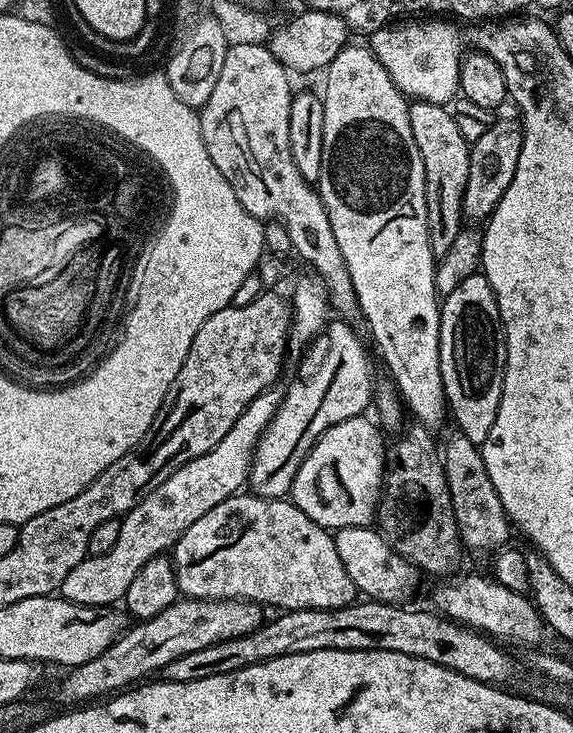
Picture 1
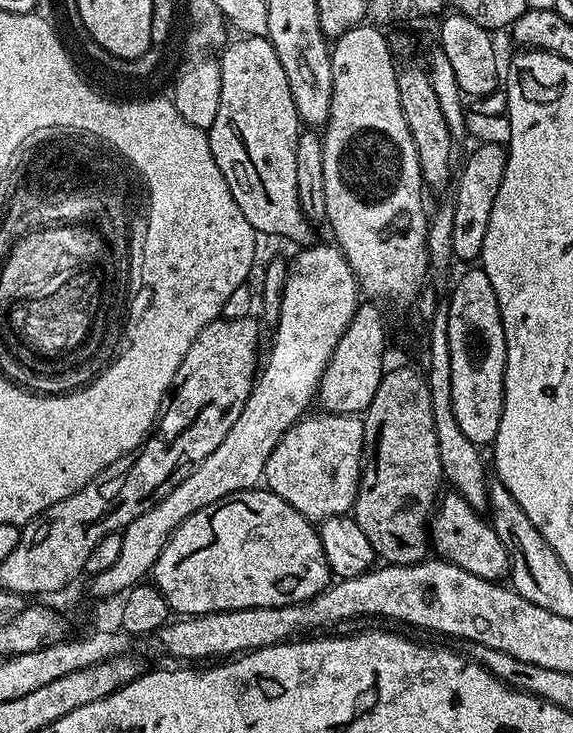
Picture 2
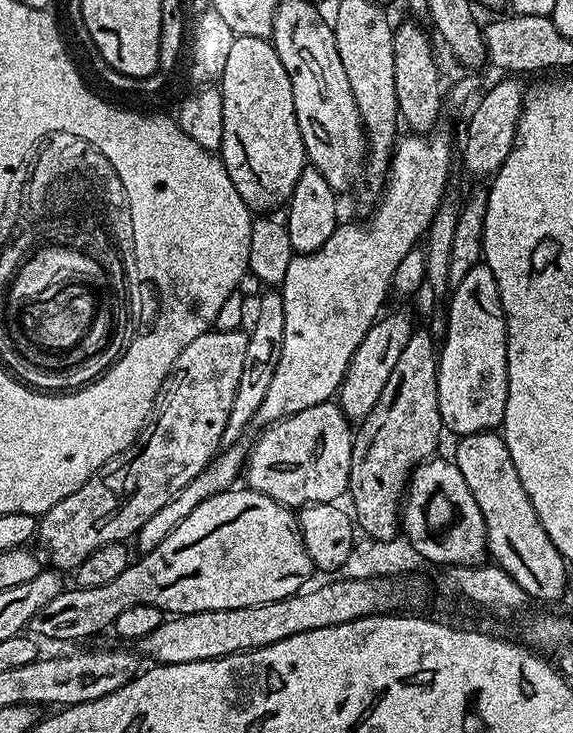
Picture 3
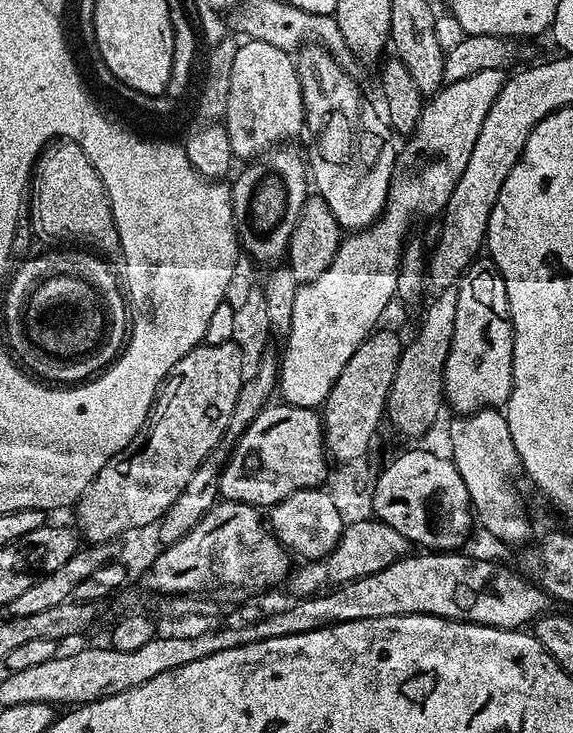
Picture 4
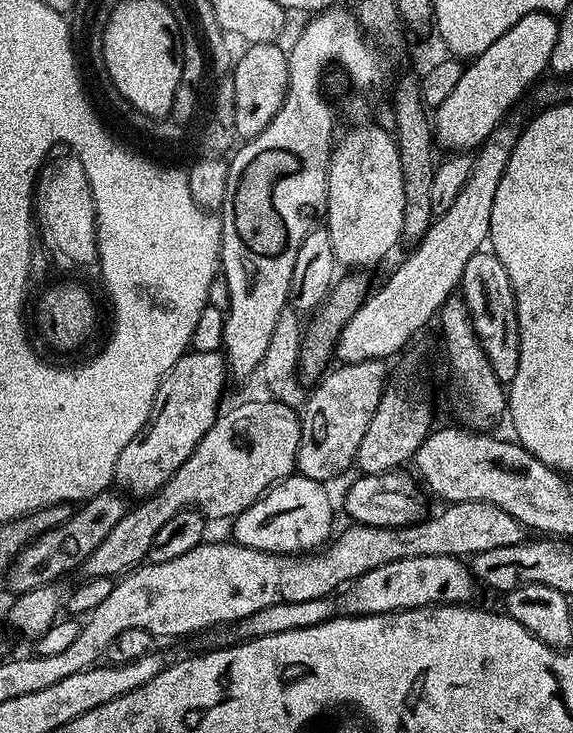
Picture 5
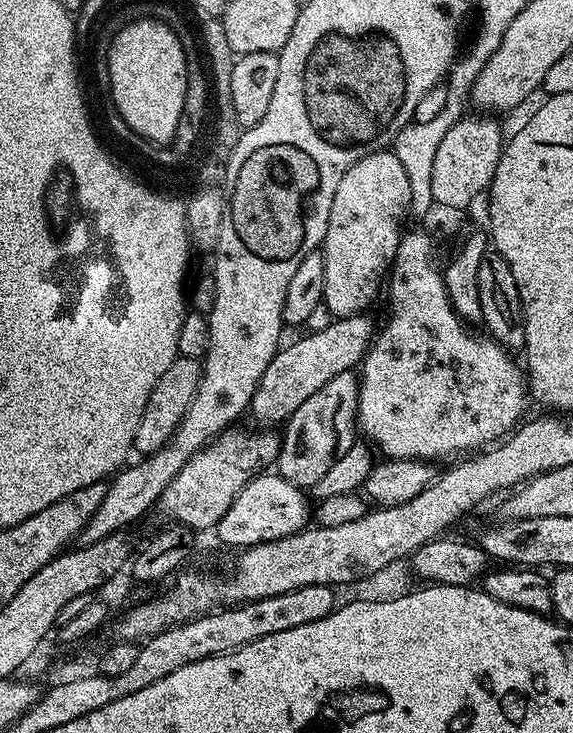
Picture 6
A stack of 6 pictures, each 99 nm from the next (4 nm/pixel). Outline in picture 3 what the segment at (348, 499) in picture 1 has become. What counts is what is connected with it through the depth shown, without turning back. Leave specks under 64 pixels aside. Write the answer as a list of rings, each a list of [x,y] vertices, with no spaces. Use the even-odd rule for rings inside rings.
[[[339,403],[298,410],[298,414],[267,425],[261,432],[246,452],[246,484],[253,492],[266,494],[293,510],[309,504],[330,504],[348,492],[354,428]]]

